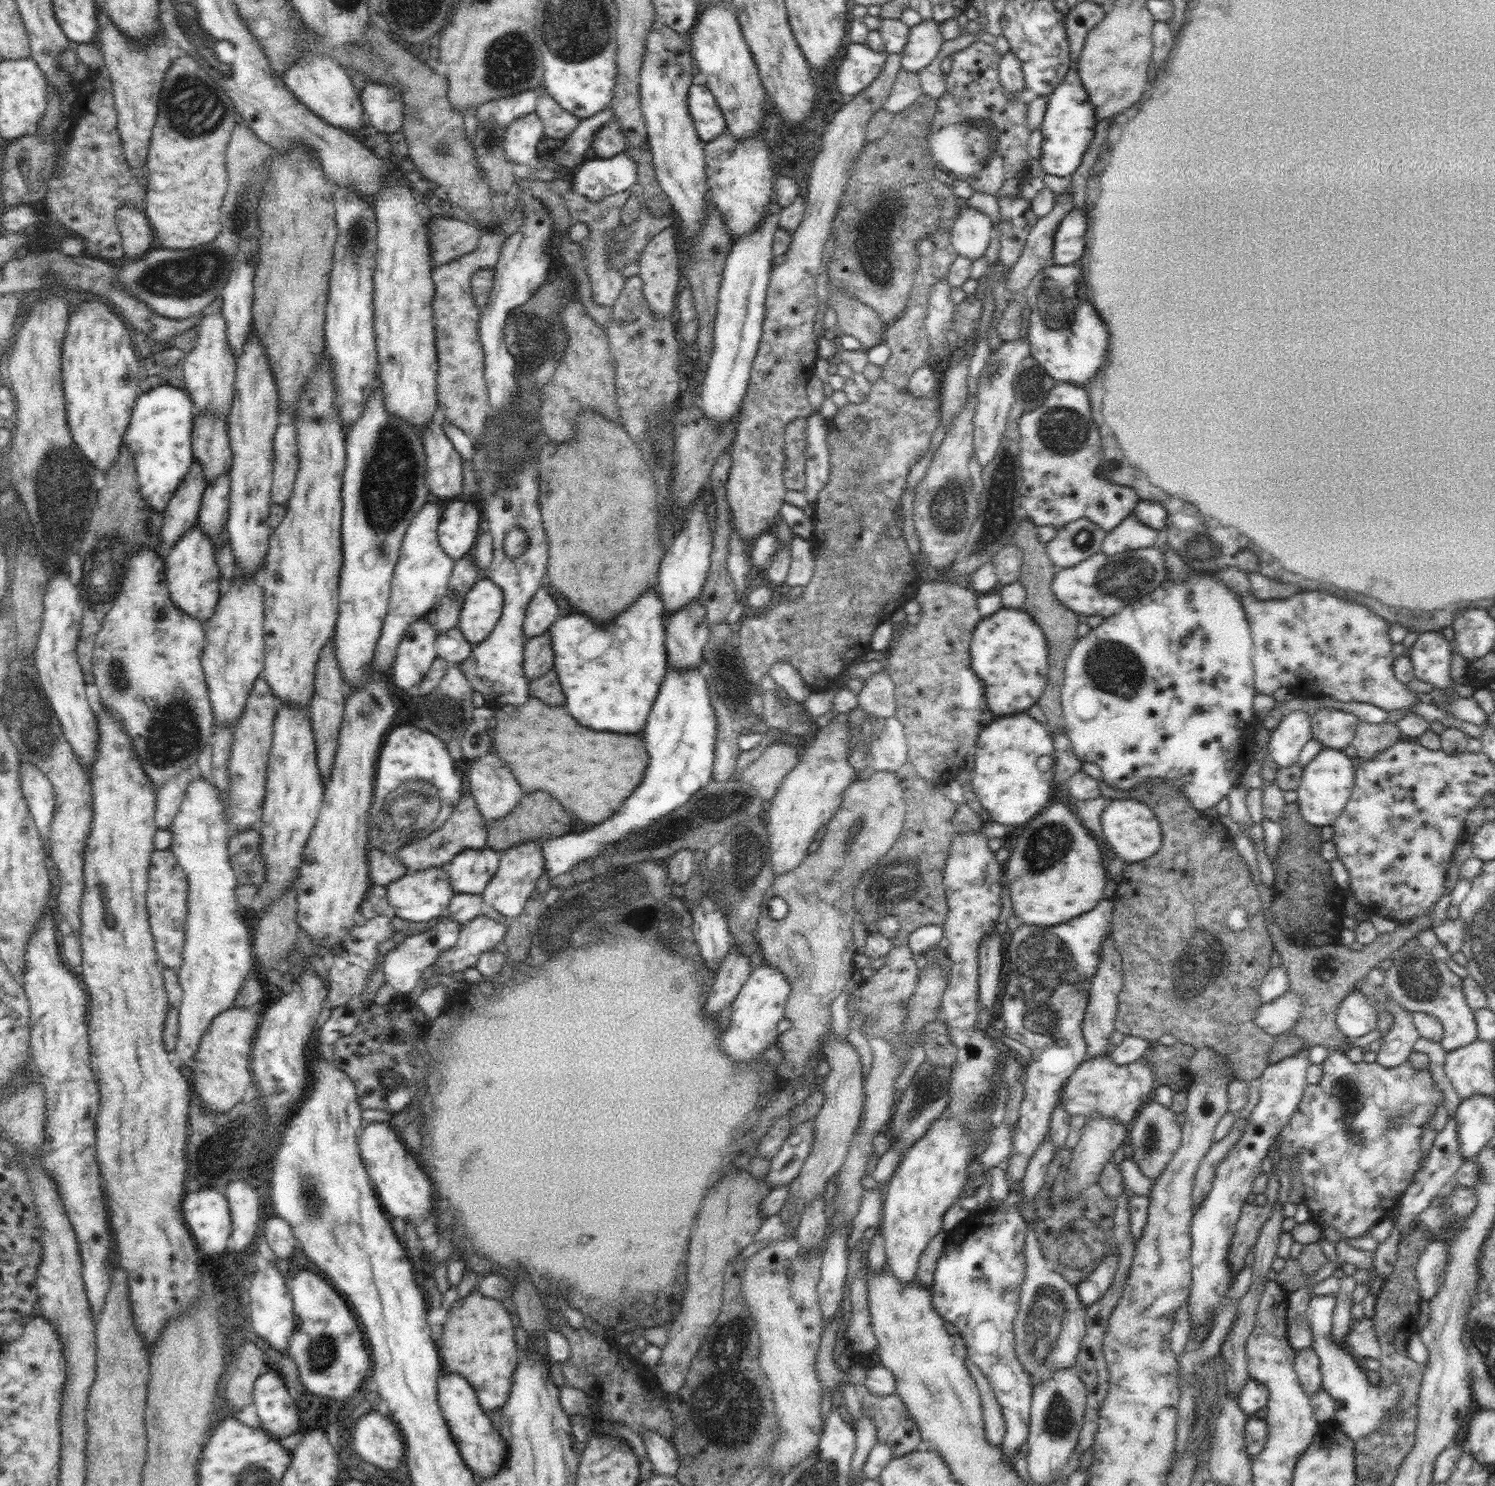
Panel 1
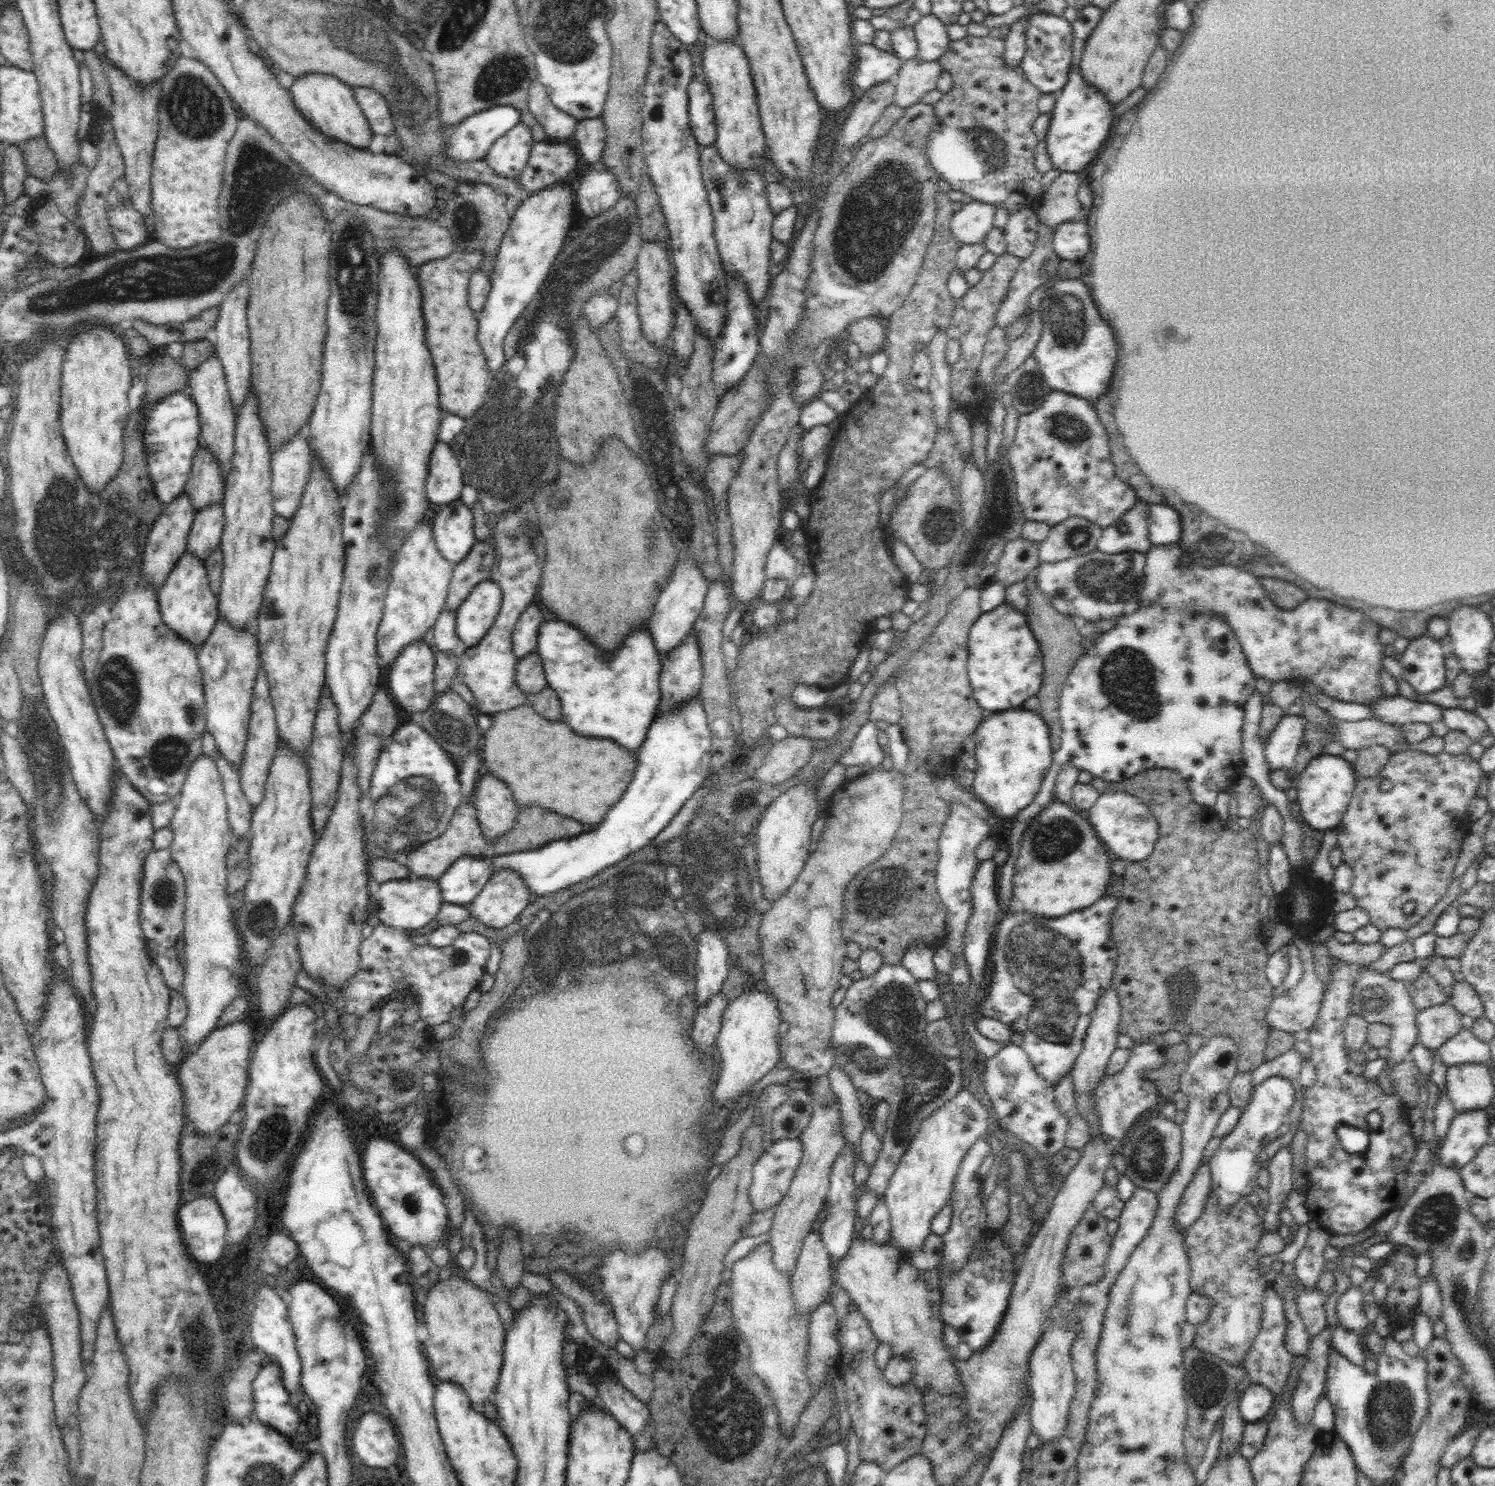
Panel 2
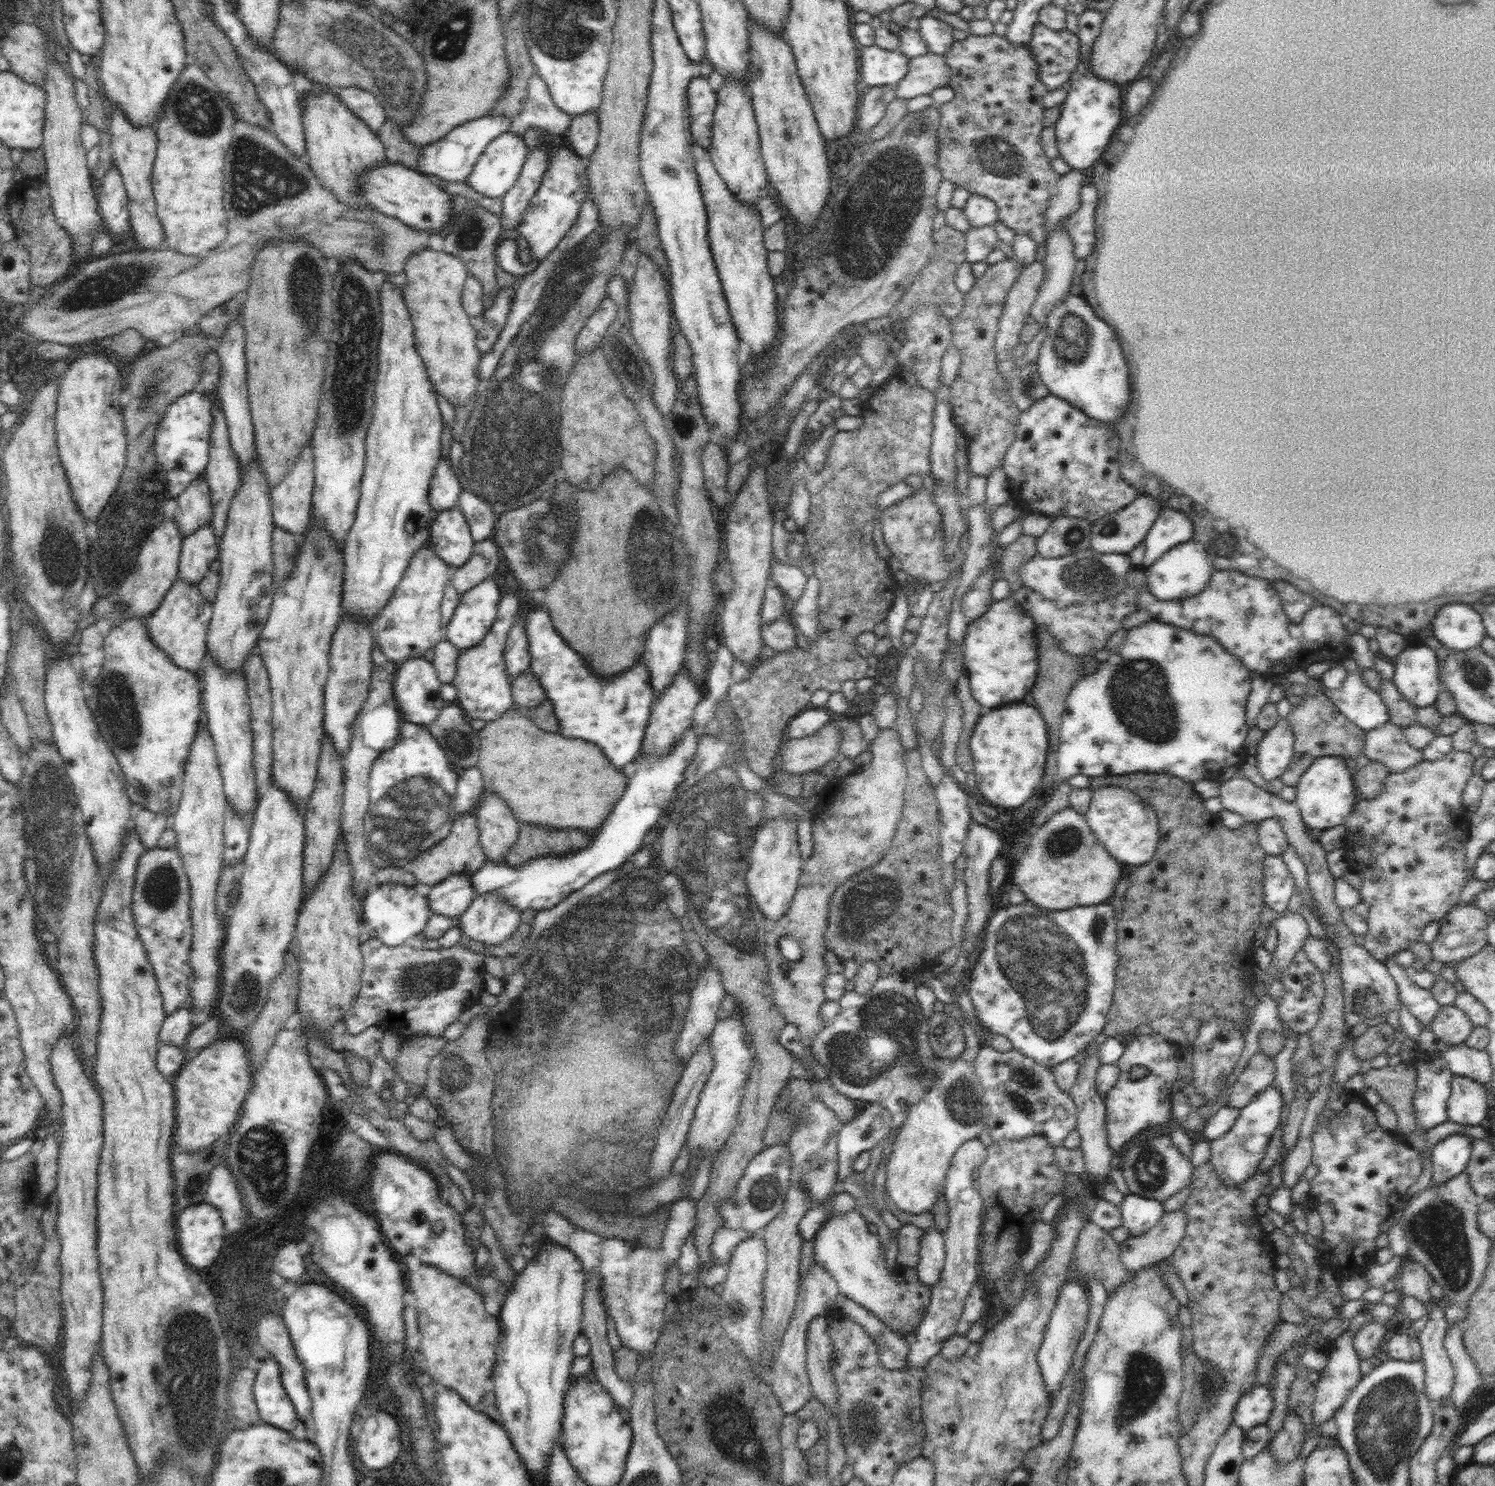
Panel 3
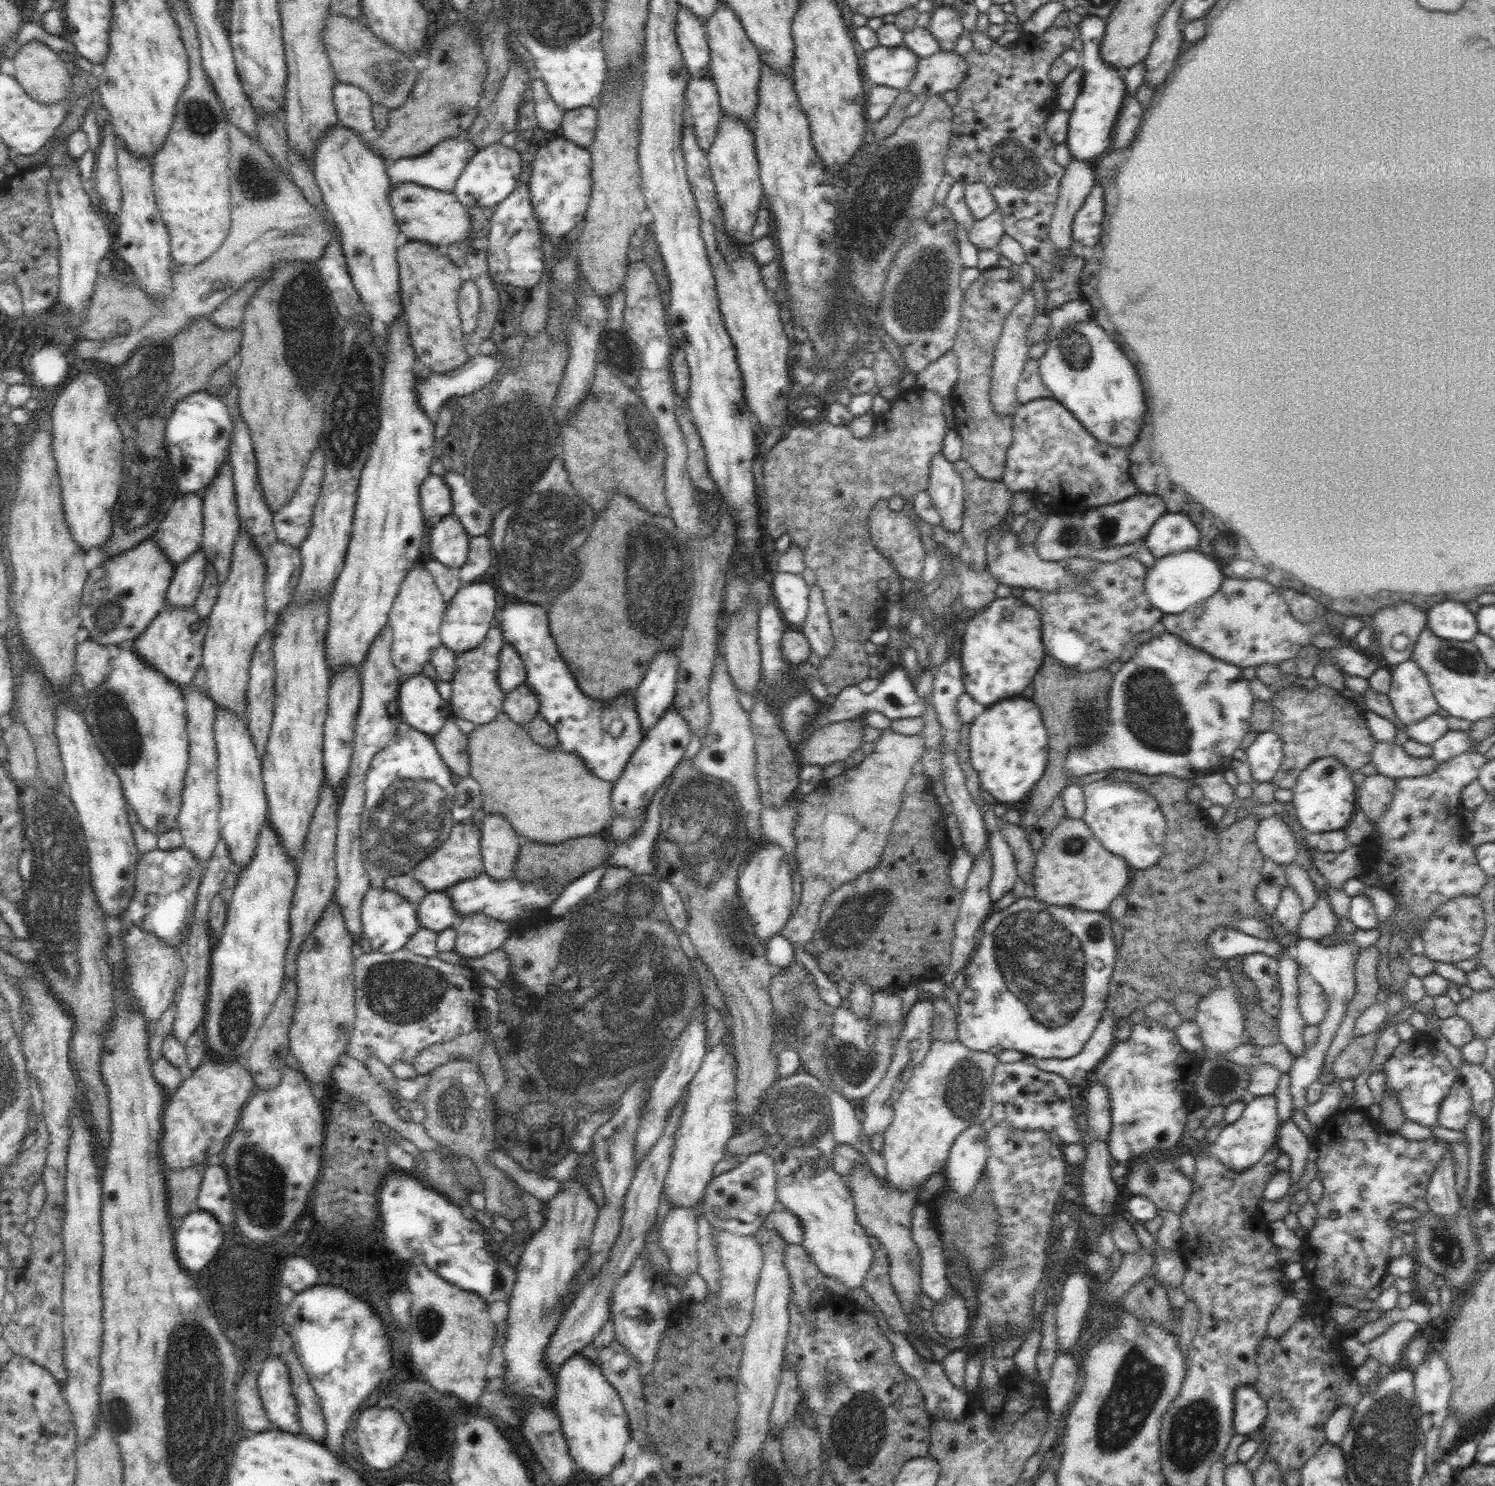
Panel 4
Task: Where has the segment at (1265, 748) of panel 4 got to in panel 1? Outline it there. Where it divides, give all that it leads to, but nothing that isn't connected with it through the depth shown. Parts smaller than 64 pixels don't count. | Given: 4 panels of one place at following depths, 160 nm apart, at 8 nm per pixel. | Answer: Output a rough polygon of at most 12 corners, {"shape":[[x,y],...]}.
{"shape":[[1287,711],[1271,732],[1279,767],[1298,763],[1312,738],[1311,715]]}

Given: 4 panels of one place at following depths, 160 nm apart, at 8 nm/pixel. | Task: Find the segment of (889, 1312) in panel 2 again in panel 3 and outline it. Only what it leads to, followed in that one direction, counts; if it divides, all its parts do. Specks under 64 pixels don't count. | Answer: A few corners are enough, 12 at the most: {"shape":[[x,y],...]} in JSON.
{"shape":[[854,1207],[824,1221],[815,1262],[839,1293],[913,1334],[932,1288],[888,1269]]}

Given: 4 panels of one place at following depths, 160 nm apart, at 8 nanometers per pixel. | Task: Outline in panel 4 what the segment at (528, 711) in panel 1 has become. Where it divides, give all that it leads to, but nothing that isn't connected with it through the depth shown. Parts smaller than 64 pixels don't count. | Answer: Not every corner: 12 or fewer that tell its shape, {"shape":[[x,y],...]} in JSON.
{"shape":[[504,711],[470,736],[482,808],[524,838],[601,834],[614,782]]}

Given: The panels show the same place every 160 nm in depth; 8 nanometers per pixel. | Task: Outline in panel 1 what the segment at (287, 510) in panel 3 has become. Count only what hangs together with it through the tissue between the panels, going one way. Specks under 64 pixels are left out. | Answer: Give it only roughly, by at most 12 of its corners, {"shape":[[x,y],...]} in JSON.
{"shape":[[297,426],[273,438],[271,500],[287,506],[299,469]]}

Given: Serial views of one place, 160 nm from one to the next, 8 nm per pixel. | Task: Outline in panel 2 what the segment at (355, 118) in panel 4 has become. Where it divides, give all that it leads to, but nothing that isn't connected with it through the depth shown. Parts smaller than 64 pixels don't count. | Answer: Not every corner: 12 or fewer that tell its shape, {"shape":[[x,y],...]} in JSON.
{"shape":[[353,87],[373,132],[369,149],[382,153],[395,132],[388,103],[372,88]]}

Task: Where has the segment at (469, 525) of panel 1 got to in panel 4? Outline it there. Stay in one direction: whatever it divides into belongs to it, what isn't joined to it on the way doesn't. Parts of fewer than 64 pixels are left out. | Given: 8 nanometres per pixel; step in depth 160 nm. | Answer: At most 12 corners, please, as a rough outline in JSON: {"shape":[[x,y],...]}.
{"shape":[[448,513],[428,529],[436,562],[457,571],[469,536]]}

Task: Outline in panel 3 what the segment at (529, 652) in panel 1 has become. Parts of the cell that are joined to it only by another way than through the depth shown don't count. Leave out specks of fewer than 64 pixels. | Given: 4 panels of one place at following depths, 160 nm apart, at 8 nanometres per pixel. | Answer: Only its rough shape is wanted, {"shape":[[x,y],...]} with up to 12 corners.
{"shape":[[531,668],[511,680],[515,708],[536,708],[547,698]]}

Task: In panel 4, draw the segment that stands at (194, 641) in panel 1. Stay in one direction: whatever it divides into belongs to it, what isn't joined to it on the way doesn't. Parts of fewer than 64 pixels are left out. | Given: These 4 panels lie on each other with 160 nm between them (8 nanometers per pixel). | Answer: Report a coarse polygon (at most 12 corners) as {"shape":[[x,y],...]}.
{"shape":[[133,649],[83,717],[140,825],[175,829],[185,695]]}

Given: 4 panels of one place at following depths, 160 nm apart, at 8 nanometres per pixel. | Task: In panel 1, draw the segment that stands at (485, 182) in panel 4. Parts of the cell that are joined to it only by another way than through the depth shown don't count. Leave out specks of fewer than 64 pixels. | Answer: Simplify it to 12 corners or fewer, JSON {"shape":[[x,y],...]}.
{"shape":[[536,112],[505,130],[506,158],[532,165],[545,137]]}

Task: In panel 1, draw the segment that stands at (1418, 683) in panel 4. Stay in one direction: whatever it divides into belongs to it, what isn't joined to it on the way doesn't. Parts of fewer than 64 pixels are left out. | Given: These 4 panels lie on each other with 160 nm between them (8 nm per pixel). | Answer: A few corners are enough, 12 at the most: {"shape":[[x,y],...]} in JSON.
{"shape":[[1437,631],[1420,633],[1406,650],[1415,678],[1434,688],[1474,694],[1451,677],[1453,643]]}

